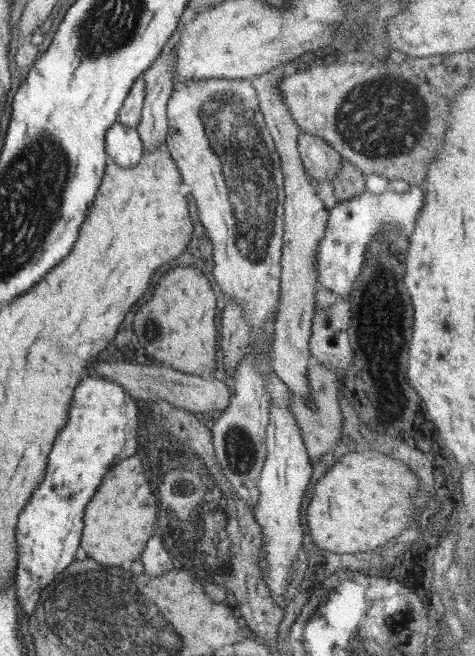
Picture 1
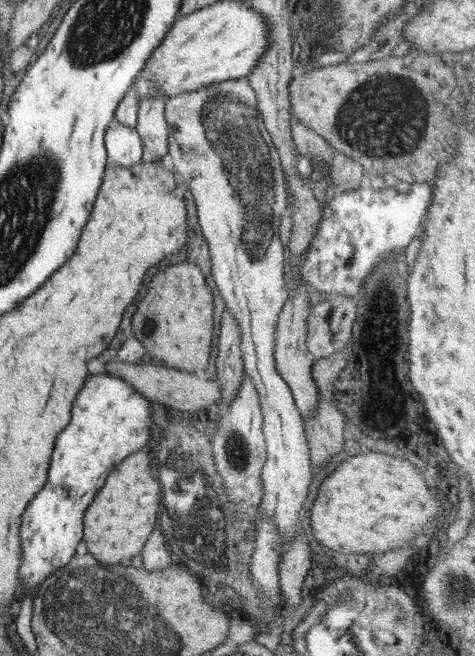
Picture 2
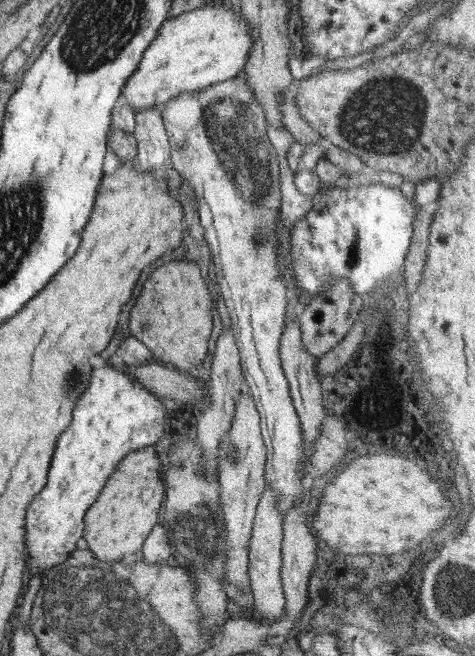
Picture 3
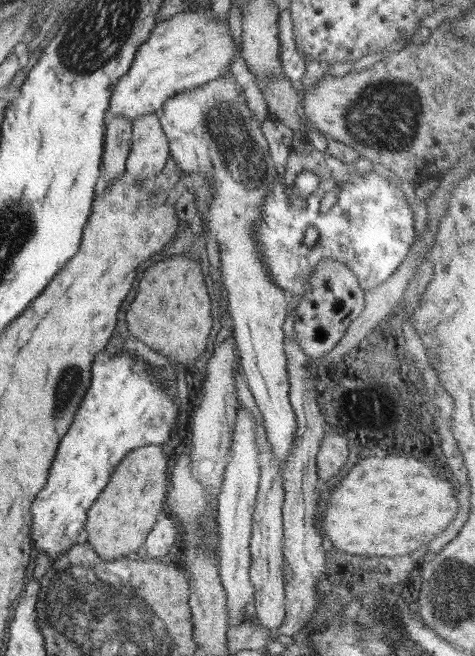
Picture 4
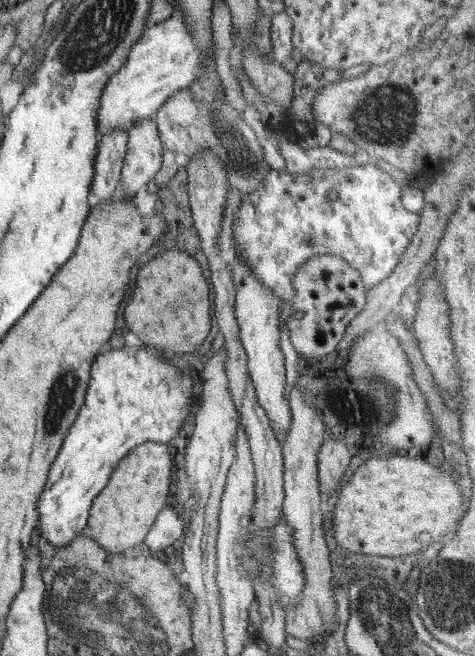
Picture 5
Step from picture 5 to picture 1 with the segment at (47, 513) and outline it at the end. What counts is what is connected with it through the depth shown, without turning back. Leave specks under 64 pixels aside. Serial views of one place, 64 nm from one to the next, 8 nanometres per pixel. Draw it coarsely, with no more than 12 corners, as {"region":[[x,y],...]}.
{"region":[[86,378],[18,515],[20,611],[75,560],[104,475],[142,408]]}

